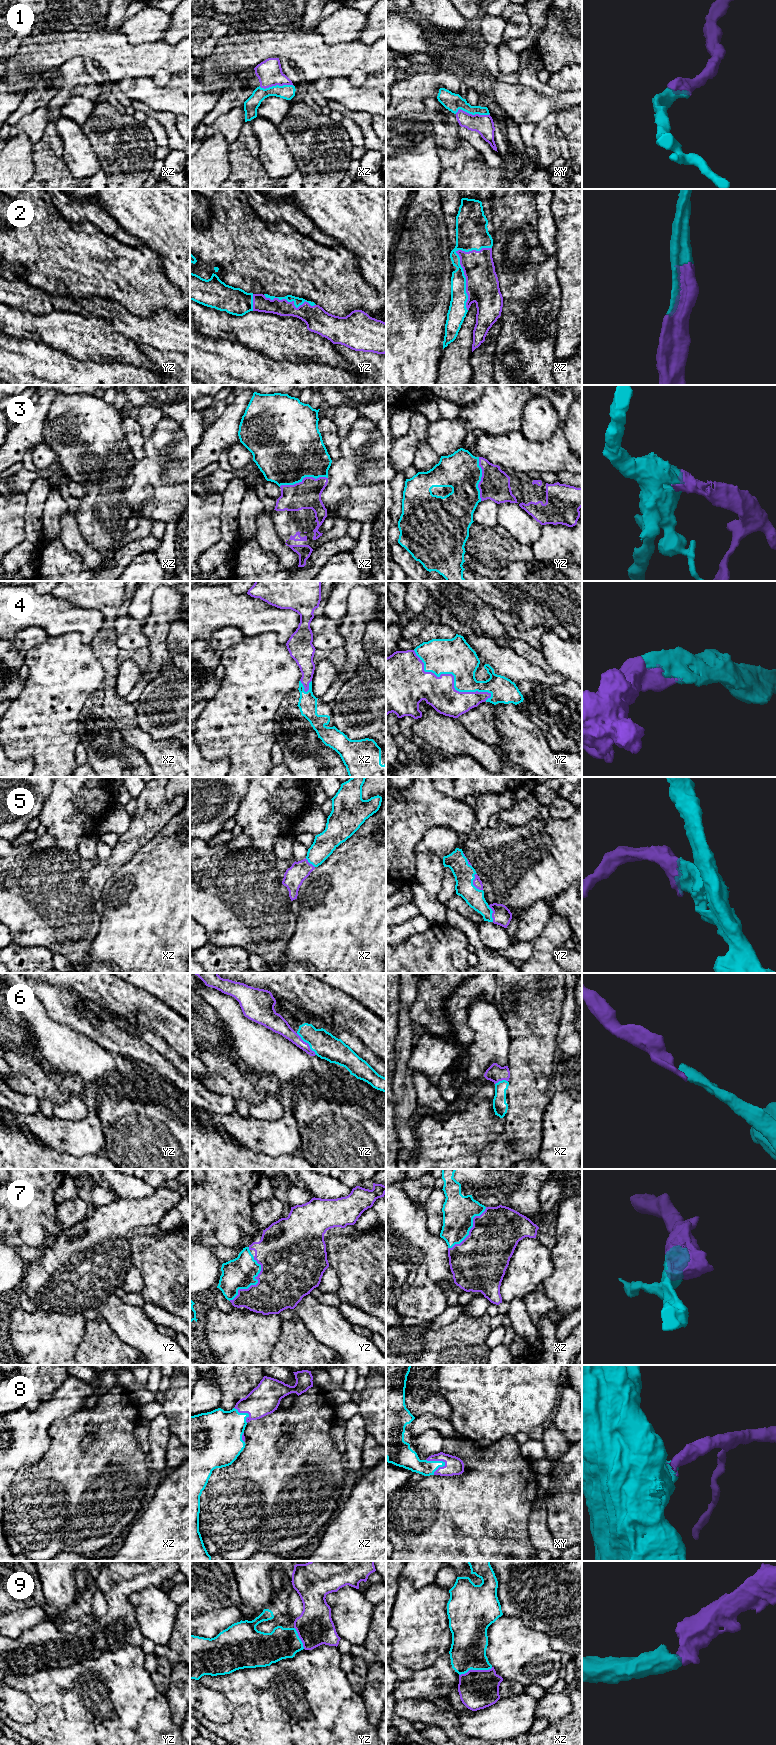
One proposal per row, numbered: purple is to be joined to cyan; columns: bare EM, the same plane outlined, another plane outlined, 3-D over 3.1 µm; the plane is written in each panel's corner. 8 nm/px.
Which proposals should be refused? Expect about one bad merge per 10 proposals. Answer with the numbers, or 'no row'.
no row

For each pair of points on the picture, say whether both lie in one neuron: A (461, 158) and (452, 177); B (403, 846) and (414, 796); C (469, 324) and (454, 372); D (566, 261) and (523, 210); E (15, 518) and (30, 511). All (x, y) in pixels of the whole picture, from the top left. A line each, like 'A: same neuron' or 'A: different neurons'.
A: different neurons
B: same neuron
C: same neuron
D: different neurons
E: different neurons

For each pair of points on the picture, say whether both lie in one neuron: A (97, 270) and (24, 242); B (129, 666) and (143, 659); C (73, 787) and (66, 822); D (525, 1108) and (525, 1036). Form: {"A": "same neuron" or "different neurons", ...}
{"A": "same neuron", "B": "different neurons", "C": "same neuron", "D": "same neuron"}

